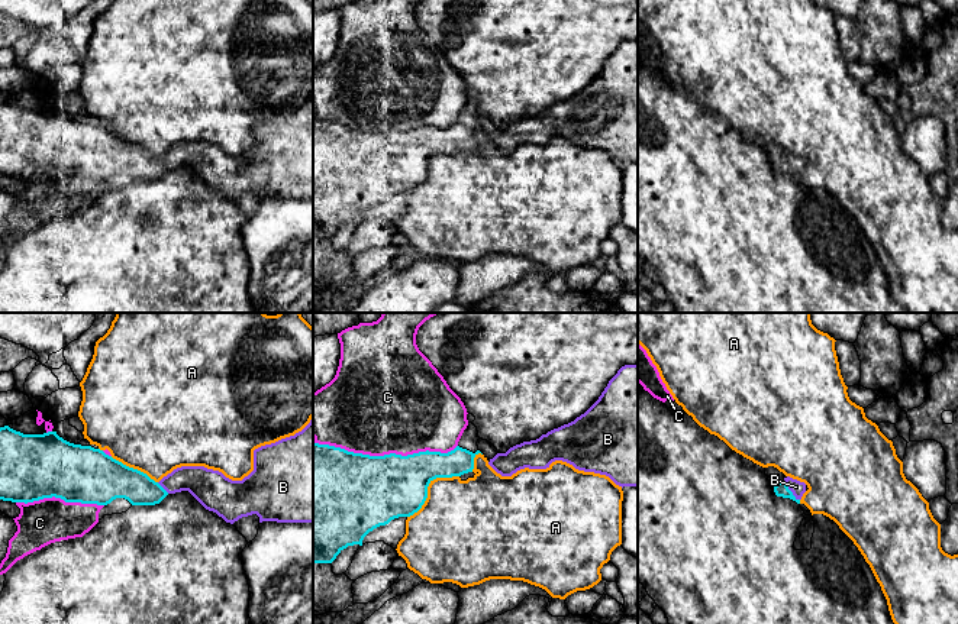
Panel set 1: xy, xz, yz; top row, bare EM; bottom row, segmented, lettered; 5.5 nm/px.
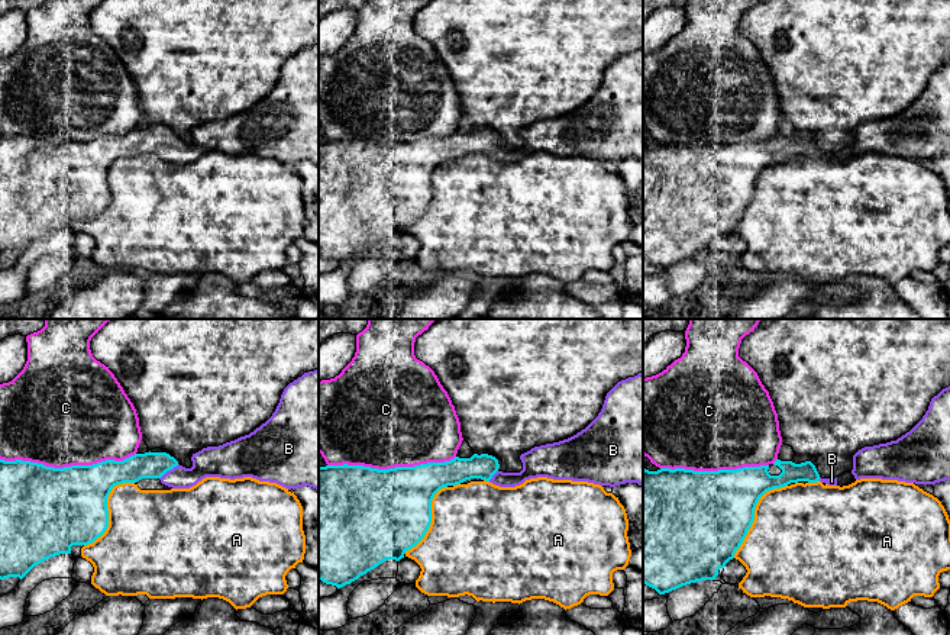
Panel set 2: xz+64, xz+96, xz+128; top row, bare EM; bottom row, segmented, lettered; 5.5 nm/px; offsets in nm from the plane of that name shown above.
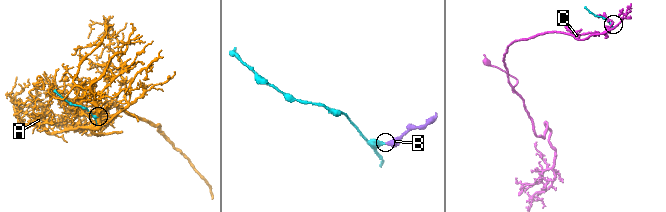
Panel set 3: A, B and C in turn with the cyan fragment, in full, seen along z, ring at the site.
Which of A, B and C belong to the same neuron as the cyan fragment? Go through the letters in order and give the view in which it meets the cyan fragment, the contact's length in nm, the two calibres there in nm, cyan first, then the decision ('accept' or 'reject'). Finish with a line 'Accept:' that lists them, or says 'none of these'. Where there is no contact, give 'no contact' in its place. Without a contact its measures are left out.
A: xz | 380 nm | 360/440 nm | reject
B: yz | 140 nm | 80/80 nm | accept
C: xz | 800 nm | 420/480 nm | reject
Accept: B

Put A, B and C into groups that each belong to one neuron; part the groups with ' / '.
A / B / C

